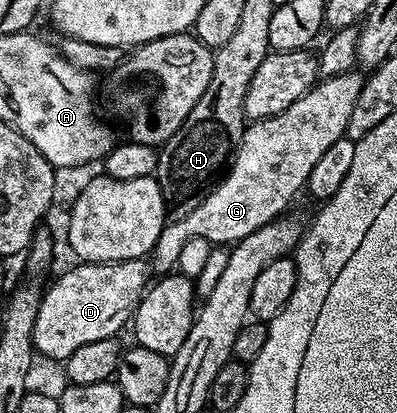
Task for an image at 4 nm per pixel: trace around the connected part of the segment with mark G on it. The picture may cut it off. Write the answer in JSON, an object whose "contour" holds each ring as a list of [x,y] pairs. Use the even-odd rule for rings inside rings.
{"contour":[[[353,70],[341,76],[330,76],[313,84],[310,91],[302,94],[282,114],[274,114],[265,120],[253,120],[245,127],[244,141],[236,152],[232,168],[224,175],[224,181],[203,200],[194,210],[181,215],[173,222],[165,223],[160,237],[150,253],[150,264],[157,273],[168,274],[176,268],[178,254],[182,254],[182,246],[190,238],[206,238],[213,245],[231,246],[242,238],[254,234],[262,226],[272,220],[283,217],[288,203],[307,185],[310,172],[317,165],[322,154],[346,136],[350,114],[354,111],[354,102],[358,102],[358,94],[364,86],[365,77]]]}

